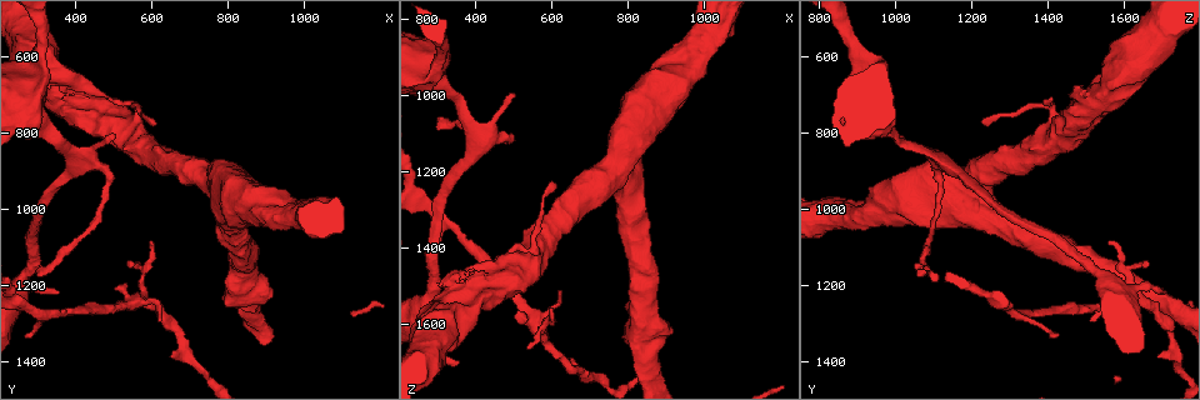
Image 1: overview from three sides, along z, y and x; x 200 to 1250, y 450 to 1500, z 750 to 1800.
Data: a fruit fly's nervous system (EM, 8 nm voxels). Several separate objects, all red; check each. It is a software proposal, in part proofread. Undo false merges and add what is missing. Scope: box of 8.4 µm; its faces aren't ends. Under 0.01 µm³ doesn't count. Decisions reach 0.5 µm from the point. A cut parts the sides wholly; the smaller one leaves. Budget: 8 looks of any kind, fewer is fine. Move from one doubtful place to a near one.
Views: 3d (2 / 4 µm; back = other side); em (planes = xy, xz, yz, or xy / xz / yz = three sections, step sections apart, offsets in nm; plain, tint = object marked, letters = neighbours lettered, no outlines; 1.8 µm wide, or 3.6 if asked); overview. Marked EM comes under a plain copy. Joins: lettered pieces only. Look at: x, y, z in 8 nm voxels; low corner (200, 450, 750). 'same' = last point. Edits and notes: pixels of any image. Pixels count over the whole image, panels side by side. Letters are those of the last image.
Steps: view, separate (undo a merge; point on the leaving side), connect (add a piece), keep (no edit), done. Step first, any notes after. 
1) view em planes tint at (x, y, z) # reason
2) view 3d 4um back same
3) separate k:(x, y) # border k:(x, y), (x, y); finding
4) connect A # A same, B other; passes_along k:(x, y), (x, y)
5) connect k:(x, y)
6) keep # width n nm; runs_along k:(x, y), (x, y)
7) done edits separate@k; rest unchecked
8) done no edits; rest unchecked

view 3d 2um at (350, 1220, 1710) # free end

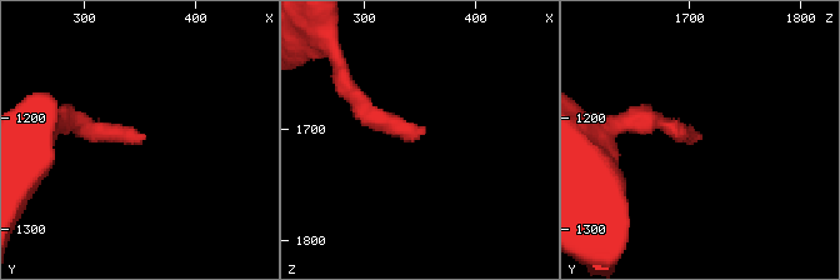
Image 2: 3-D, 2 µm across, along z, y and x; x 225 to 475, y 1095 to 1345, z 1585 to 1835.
view em yz step 16 tint at (352, 1216, 1706) # need the tissue

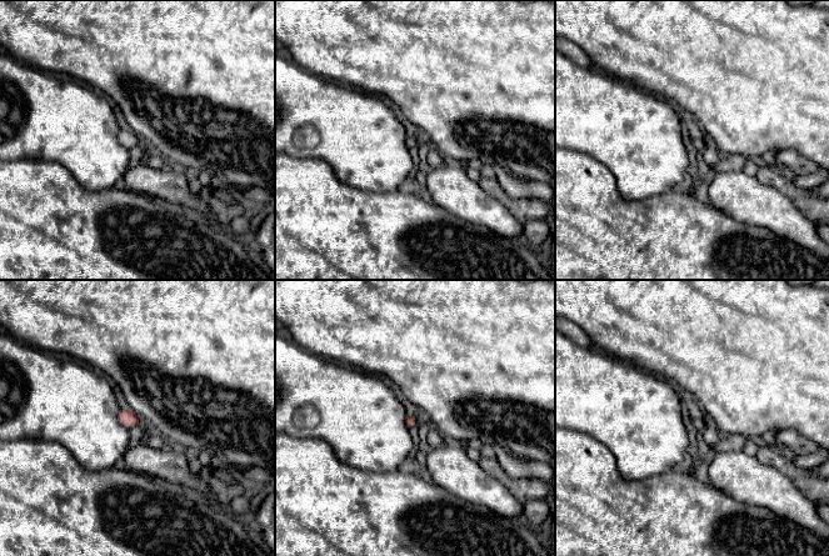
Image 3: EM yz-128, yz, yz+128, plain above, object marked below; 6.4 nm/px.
view em planes letters same

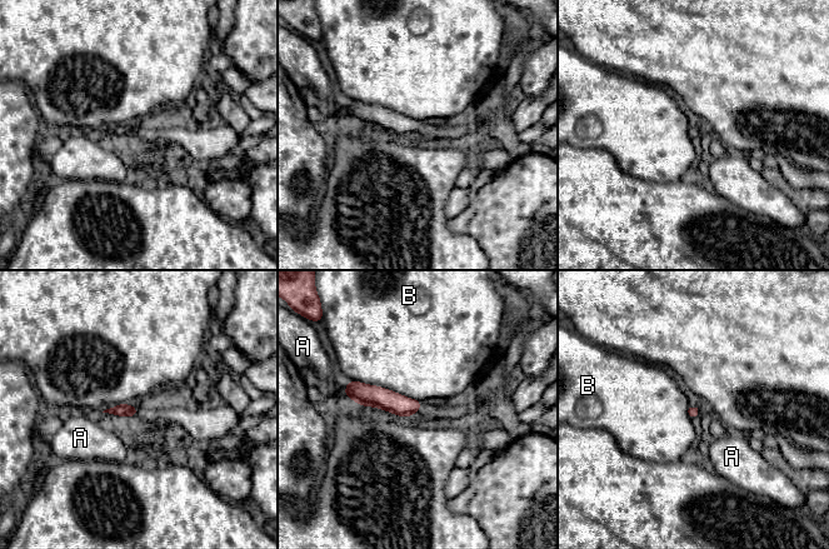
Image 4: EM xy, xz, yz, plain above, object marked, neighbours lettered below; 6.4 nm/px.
keep # A other, B other; no lettered piece goes on from it

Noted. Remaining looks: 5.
view em xz step 4 tint at (575, 1235, 1620) # a fork

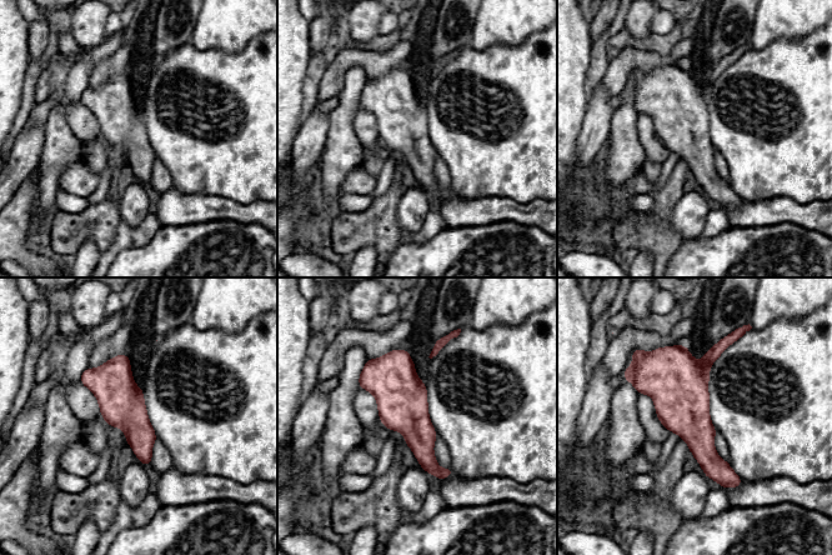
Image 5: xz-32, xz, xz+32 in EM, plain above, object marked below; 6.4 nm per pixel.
view em planes letters same # another direction

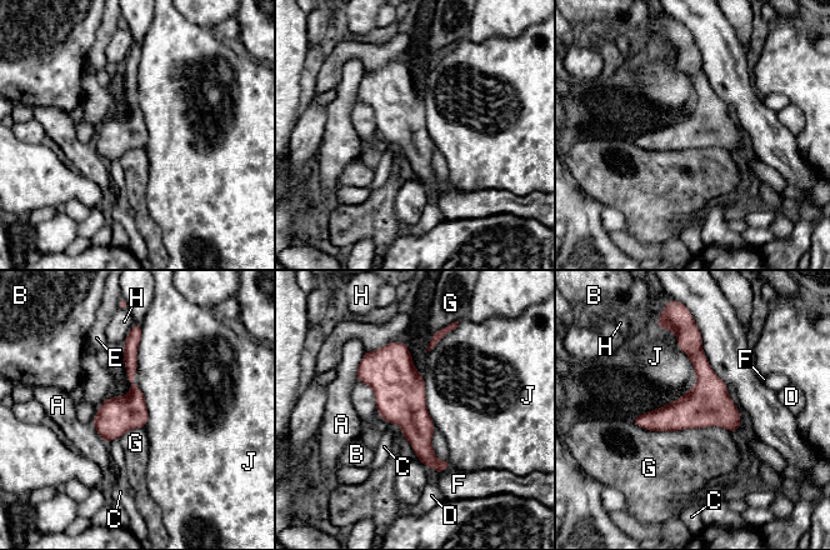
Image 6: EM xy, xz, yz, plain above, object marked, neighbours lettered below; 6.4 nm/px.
keep # width 240 nm; A other, B other, C other, D other, E other, F other, G other, H other, J other; border 6:(143, 326), (133, 383), (145, 428); all the same cell

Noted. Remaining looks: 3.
view em planes letters at (300, 1175, 1070) # long arm stops here

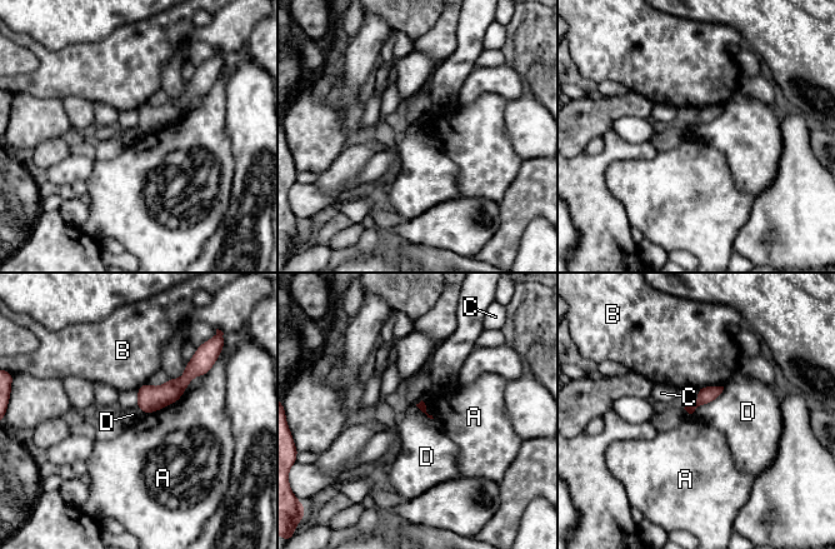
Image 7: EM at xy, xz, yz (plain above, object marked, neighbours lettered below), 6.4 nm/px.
keep # A other, B other, C other, D other; runs_along 7:(199, 370), (169, 393), (140, 404); no lettered piece goes on from it

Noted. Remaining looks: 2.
done no edits; rest unchecked

